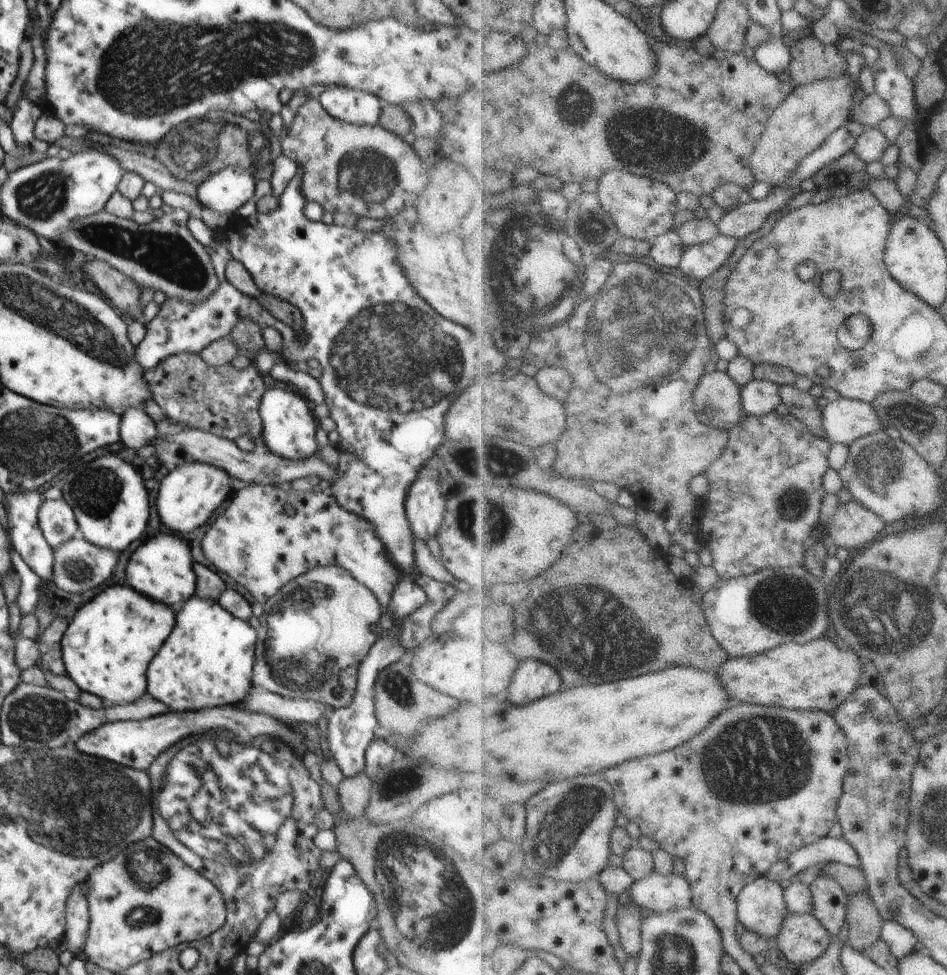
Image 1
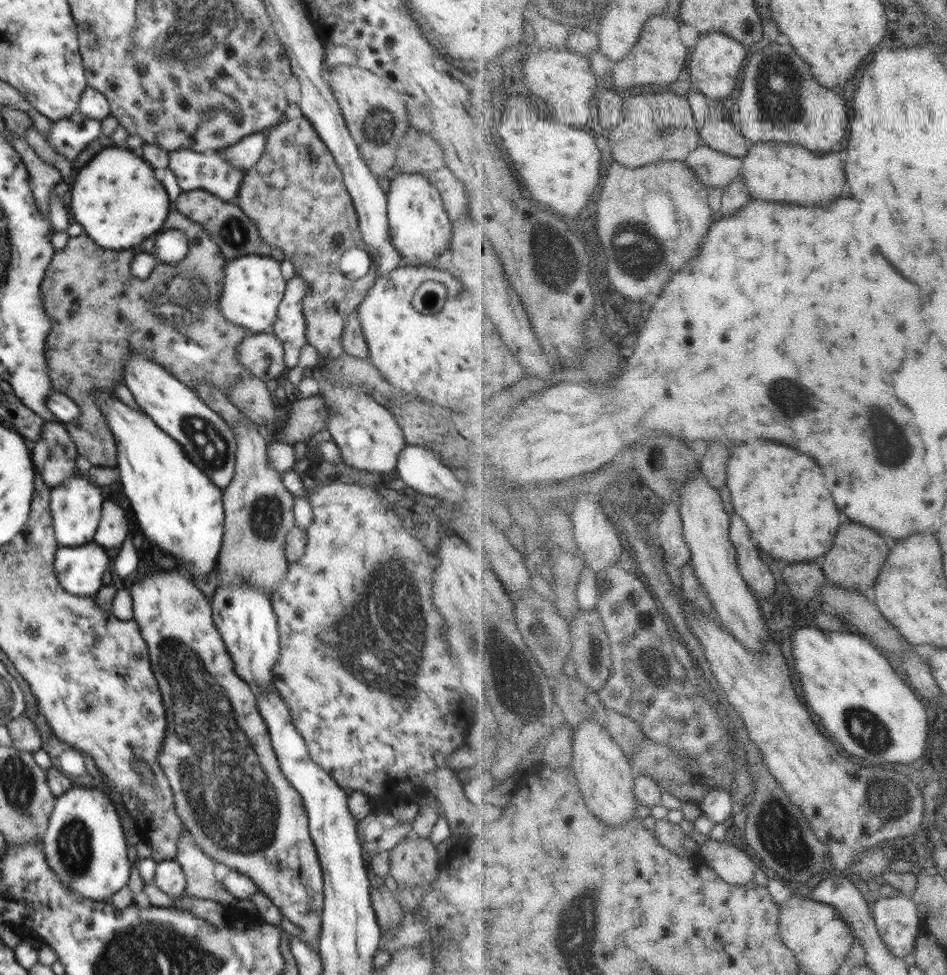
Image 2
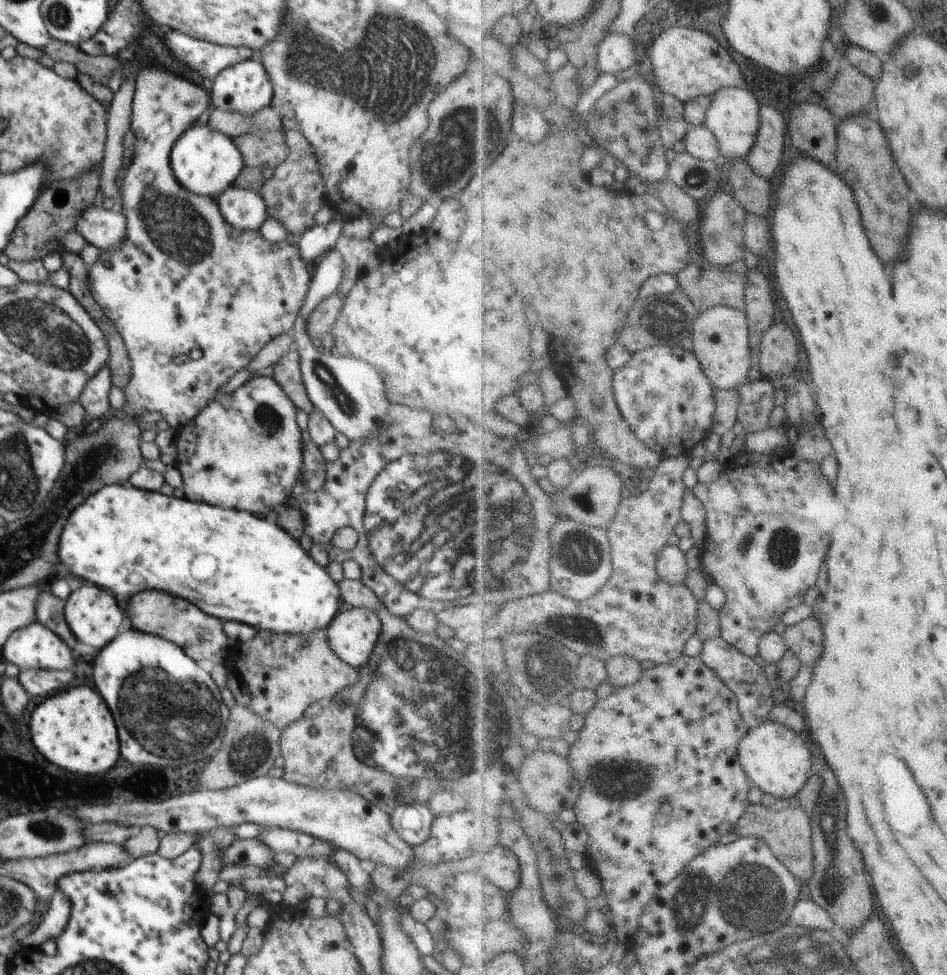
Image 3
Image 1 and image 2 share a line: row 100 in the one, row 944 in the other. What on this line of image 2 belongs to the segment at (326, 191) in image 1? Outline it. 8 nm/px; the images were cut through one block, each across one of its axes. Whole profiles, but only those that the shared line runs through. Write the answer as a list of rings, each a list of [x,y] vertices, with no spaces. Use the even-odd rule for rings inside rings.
[[[168,569],[166,571],[153,570],[150,574],[141,576],[132,586],[131,598],[133,599],[133,619],[137,622],[139,632],[143,634],[144,640],[147,642],[151,667],[158,681],[167,714],[166,737],[164,737],[163,748],[161,748],[157,759],[173,790],[175,809],[184,823],[186,833],[194,836],[196,844],[202,846],[202,850],[209,857],[212,857],[216,864],[222,864],[230,870],[250,877],[260,892],[263,892],[281,910],[281,914],[287,916],[292,924],[298,926],[302,936],[304,936],[304,943],[312,950],[318,949],[324,898],[323,874],[316,847],[309,833],[305,806],[300,793],[288,782],[279,767],[266,723],[257,707],[257,696],[254,694],[254,690],[235,673],[233,660],[213,621],[211,604],[189,577],[186,577],[179,570],[170,571]]]

